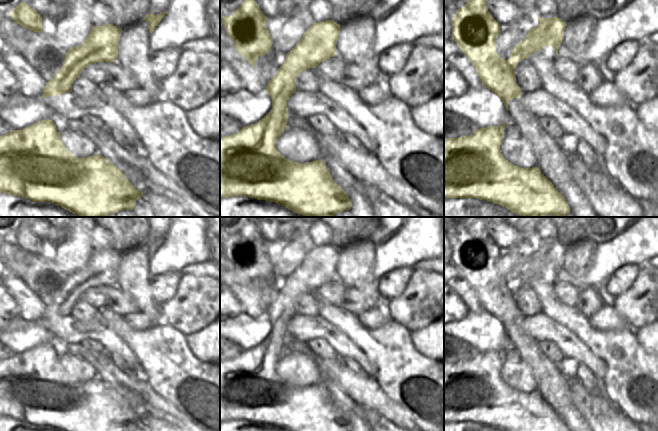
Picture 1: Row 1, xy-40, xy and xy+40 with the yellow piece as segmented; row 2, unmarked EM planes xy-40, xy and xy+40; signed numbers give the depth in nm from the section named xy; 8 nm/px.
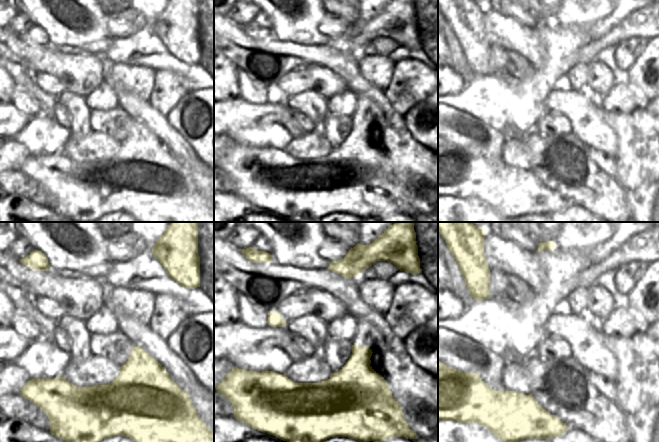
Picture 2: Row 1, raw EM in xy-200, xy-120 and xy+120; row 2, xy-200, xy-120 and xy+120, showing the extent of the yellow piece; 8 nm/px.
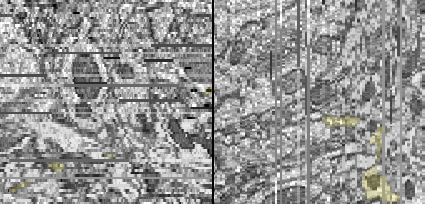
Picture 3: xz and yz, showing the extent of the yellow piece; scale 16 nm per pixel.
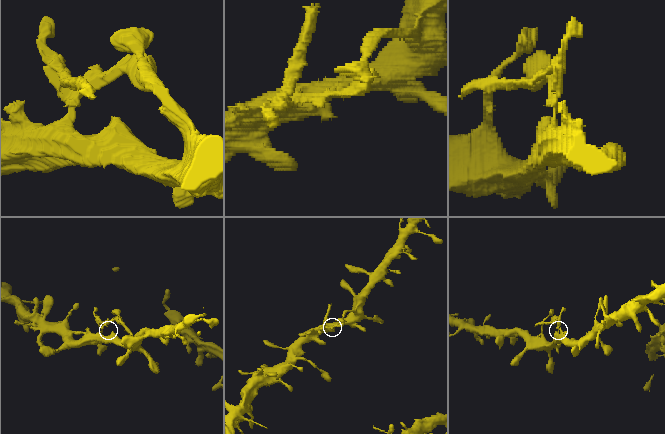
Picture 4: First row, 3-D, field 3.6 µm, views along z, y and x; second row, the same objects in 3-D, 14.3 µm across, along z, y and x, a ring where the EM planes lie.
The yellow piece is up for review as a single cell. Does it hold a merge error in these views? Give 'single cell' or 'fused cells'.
fused cells

